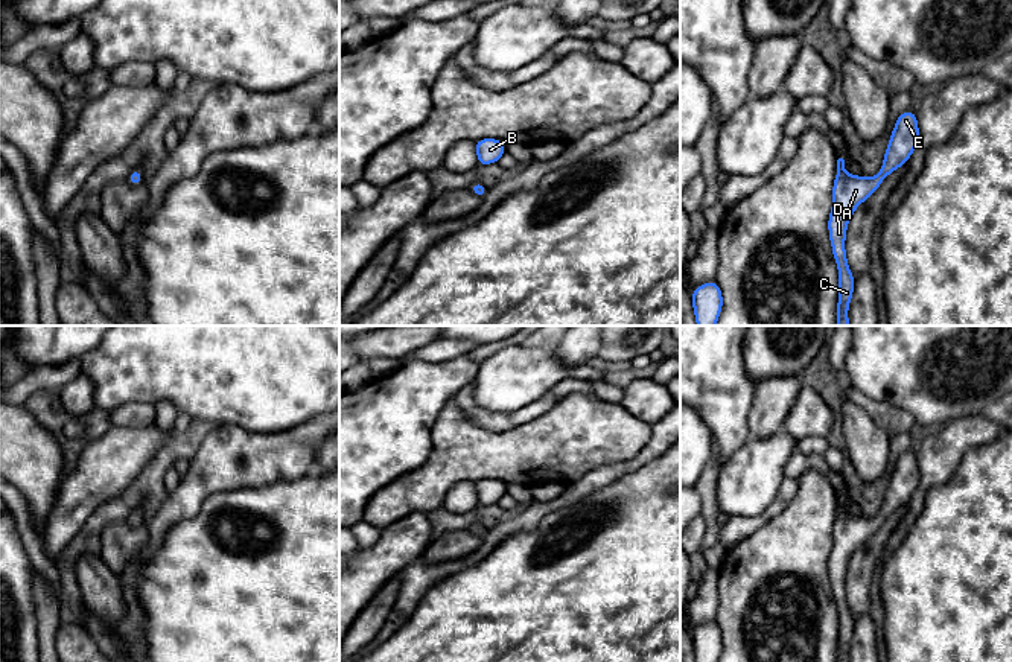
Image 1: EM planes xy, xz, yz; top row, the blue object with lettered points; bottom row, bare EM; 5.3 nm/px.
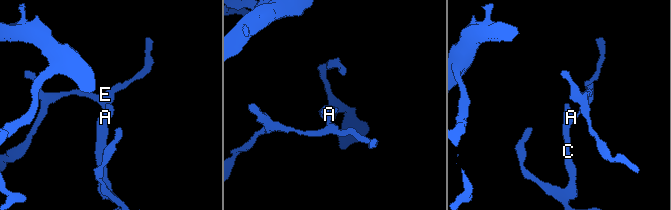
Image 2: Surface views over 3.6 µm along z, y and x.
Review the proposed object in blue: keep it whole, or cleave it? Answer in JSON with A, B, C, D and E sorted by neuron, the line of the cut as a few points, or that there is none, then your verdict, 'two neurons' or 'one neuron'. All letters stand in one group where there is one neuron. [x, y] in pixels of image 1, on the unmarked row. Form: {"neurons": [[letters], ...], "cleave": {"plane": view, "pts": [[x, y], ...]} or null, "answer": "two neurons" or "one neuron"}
{"neurons": [["A", "B", "C", "D", "E"]], "cleave": null, "answer": "one neuron"}

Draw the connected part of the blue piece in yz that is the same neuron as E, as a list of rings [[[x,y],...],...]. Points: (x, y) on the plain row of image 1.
[[[915,452],[899,455],[892,472],[884,504],[874,519],[863,519],[845,513],[845,501],[837,501],[837,516],[832,527],[832,551],[828,560],[829,583],[839,609],[837,662],[849,662],[848,650],[854,635],[854,618],[848,606],[845,580],[848,563],[855,549],[866,542],[895,510],[907,504],[919,484],[919,469]]]

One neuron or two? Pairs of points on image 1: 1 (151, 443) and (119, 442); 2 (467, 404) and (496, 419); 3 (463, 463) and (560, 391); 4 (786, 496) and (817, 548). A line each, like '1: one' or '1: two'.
1: one
2: one
3: two
4: two

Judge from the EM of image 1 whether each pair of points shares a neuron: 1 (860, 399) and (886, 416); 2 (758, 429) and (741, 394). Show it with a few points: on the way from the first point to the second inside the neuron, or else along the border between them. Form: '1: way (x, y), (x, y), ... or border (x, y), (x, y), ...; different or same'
1: way (866, 404), (880, 411); same
2: border (755, 384), (747, 437); different

